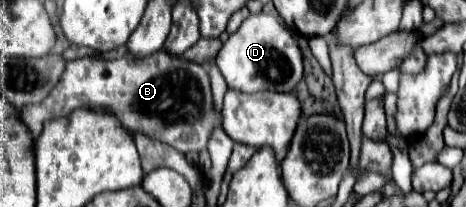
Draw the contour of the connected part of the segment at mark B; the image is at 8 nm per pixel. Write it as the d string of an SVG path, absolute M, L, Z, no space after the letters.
M164 51L142 59L128 55L114 61L92 57L68 61L56 89L52 89L40 105L24 107L20 117L30 127L30 133L38 137L46 119L66 117L78 107L110 107L130 133L146 133L172 145L180 153L204 151L212 131L222 127L222 113L214 107L206 69L184 57L170 57Z

